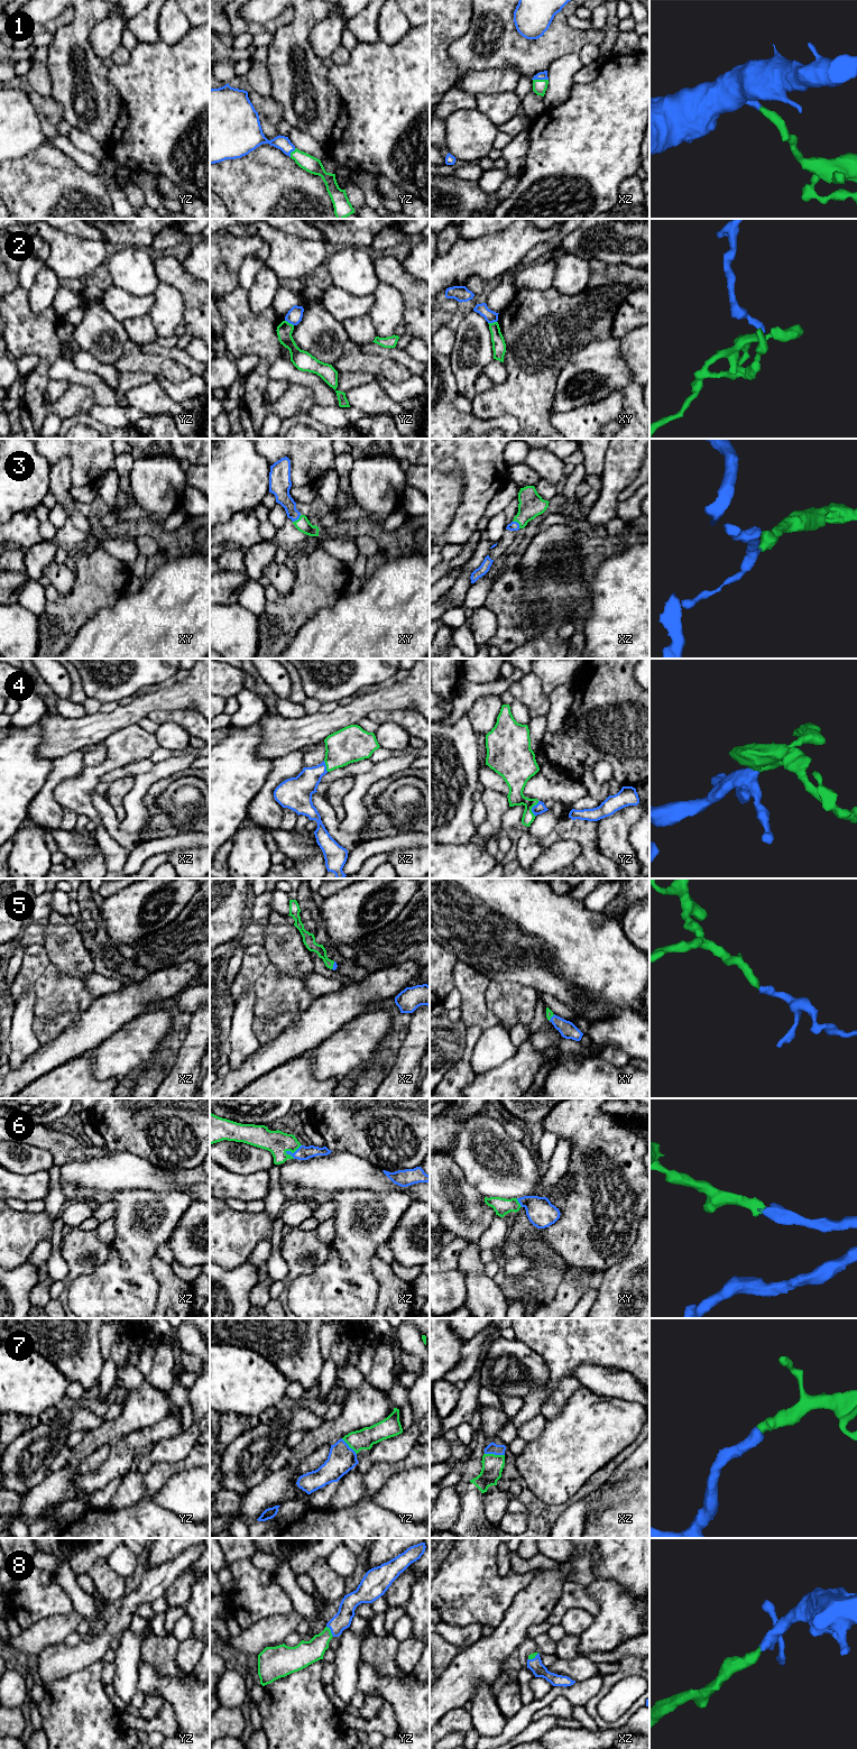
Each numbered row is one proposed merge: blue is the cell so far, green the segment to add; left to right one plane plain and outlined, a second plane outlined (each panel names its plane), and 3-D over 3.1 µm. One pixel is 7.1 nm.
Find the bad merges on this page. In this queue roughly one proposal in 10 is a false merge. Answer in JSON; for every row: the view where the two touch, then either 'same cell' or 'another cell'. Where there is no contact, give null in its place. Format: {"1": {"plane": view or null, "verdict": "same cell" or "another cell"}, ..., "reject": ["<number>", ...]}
{"1": {"plane": "xz", "verdict": "same cell"}, "2": {"plane": "yz", "verdict": "another cell"}, "3": {"plane": "xz", "verdict": "same cell"}, "4": {"plane": "yz", "verdict": "same cell"}, "5": {"plane": "xz", "verdict": "same cell"}, "6": {"plane": "xz", "verdict": "same cell"}, "7": {"plane": "xz", "verdict": "same cell"}, "8": {"plane": "yz", "verdict": "same cell"}, "reject": ["2"]}

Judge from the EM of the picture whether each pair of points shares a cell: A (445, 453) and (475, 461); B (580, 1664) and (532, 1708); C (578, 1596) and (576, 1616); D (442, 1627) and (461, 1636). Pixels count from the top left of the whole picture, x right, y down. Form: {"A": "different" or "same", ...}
{"A": "same", "B": "different", "C": "different", "D": "same"}

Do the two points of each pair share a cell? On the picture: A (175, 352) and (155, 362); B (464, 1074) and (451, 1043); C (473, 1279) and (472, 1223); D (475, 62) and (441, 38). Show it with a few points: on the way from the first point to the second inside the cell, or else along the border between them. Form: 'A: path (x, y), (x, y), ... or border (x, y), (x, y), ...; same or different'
A: border (140, 347), (147, 353), (173, 359), (187, 370); different
B: border (466, 1033), (466, 1047), (462, 1057), (442, 1079); different
C: path (472, 1266), (472, 1236); same
D: border (469, 26), (448, 49), (457, 70); different

